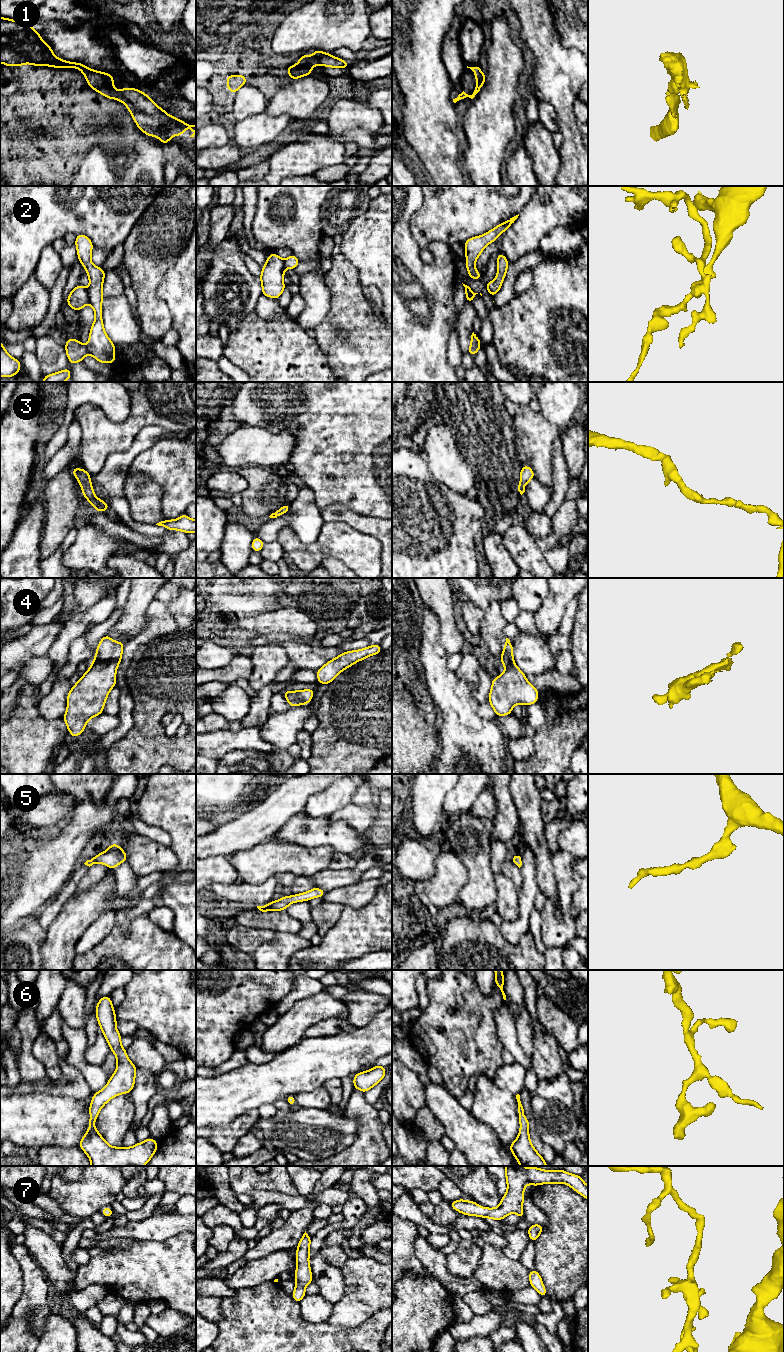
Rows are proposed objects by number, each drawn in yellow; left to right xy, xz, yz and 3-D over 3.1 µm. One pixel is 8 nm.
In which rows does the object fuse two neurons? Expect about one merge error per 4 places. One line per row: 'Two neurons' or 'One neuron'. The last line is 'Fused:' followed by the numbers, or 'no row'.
1: One neuron
2: Two neurons
3: One neuron
4: One neuron
5: One neuron
6: One neuron
7: One neuron
Fused: 2

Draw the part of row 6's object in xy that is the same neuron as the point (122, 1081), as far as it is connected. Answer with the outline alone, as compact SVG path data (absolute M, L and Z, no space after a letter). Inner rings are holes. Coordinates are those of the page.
M110 996L102 997L98 1001L96 1017L111 1051L117 1058L117 1067L107 1085L92 1096L88 1132L83 1135L78 1146L89 1157L91 1166L144 1166L158 1148L157 1141L152 1137L133 1147L112 1147L94 1127L101 1108L109 1100L132 1091L137 1070L129 1060L126 1049L121 1046L122 1036L116 1029L117 1019Z

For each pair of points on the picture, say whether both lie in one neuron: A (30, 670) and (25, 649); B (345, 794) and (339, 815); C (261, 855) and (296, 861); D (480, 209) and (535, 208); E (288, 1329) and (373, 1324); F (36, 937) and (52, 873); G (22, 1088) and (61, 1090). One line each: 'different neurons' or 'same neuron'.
A: different neurons
B: different neurons
C: same neuron
D: different neurons
E: same neuron
F: different neurons
G: same neuron

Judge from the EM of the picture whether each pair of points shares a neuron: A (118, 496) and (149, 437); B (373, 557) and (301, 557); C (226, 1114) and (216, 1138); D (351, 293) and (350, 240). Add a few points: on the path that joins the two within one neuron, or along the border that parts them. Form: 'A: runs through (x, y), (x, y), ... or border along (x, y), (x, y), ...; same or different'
A: runs through (117, 481), (117, 467), (134, 450); same
B: runs through (355, 550), (319, 550); same
C: border along (243, 1113), (230, 1122), (208, 1125), (206, 1127); different
D: border along (340, 253), (356, 268), (360, 282); different

